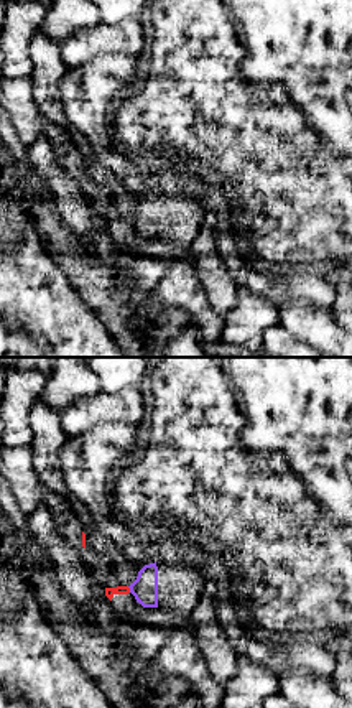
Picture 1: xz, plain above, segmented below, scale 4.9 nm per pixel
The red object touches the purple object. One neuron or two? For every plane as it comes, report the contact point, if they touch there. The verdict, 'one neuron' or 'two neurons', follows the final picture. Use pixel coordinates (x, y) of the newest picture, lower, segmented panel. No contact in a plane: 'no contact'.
(129, 590)

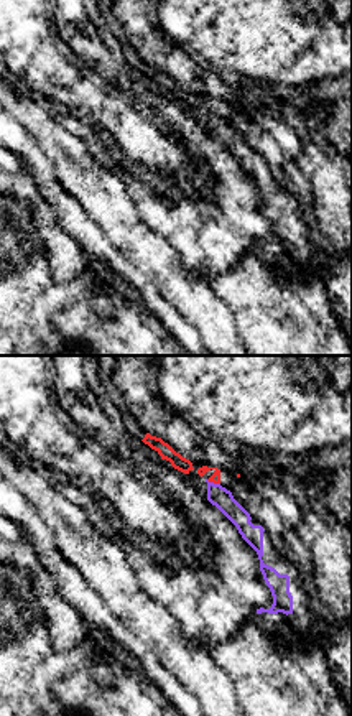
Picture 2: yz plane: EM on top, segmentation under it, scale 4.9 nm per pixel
(213, 481)

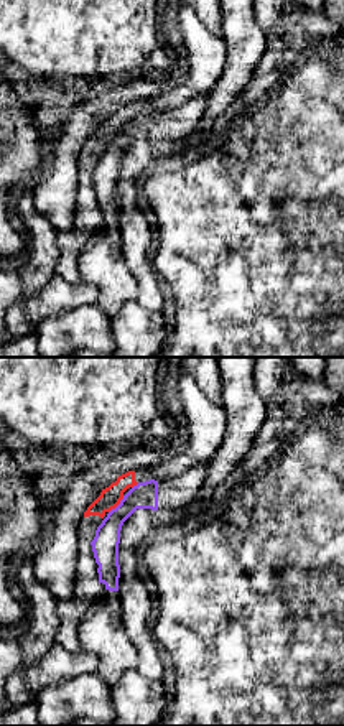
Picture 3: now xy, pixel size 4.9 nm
(117, 504)

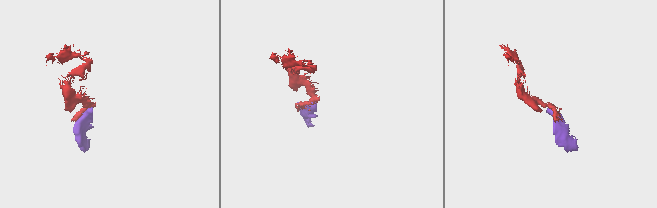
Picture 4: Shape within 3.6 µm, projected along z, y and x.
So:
two neurons

